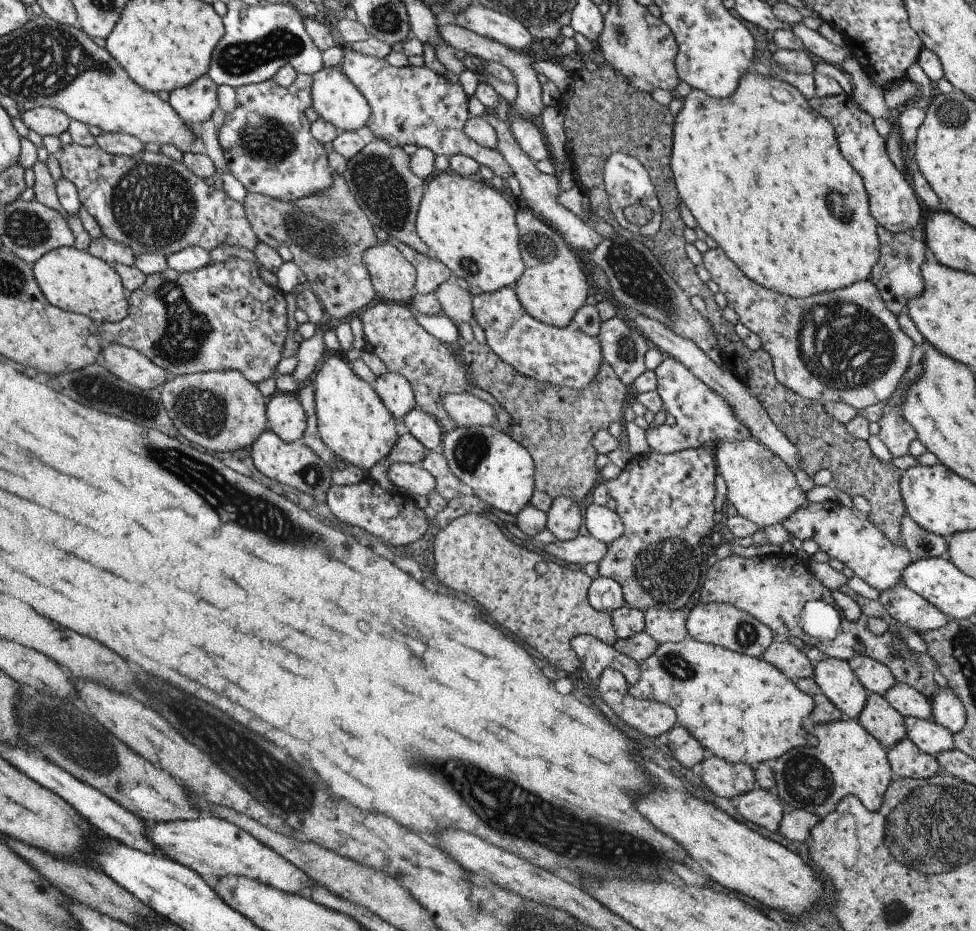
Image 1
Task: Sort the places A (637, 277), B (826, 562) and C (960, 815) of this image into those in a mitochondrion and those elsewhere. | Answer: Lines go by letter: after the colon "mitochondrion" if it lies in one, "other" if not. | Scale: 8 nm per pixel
A: mitochondrion
B: other
C: mitochondrion

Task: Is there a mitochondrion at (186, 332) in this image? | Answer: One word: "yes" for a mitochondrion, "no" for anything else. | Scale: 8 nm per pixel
yes

